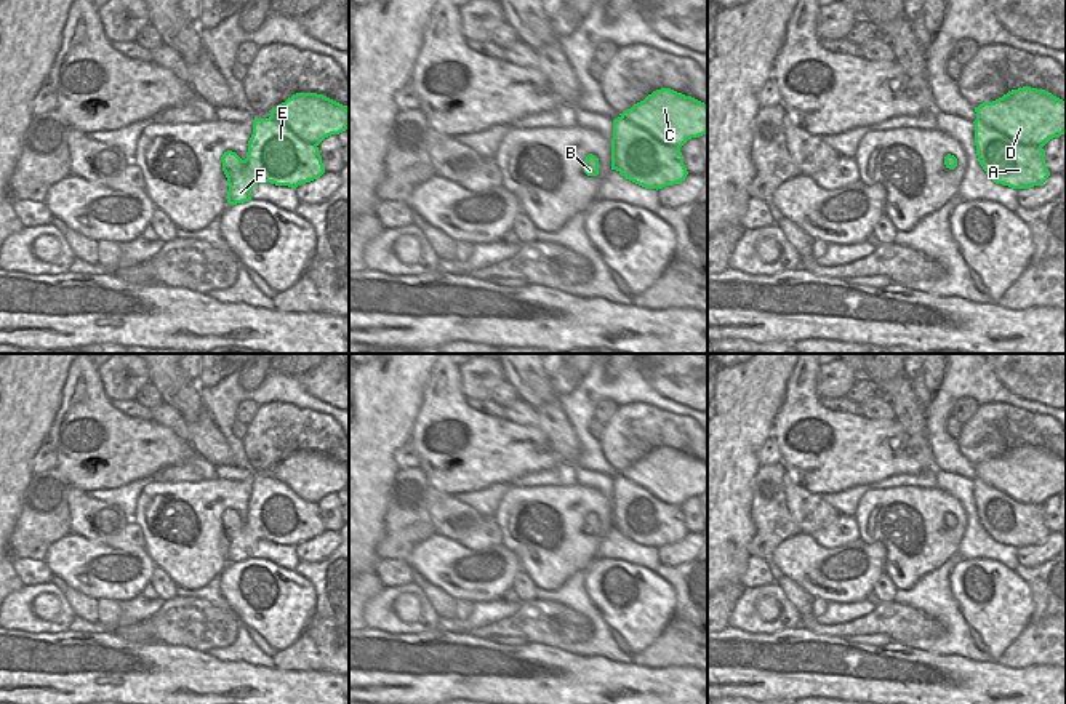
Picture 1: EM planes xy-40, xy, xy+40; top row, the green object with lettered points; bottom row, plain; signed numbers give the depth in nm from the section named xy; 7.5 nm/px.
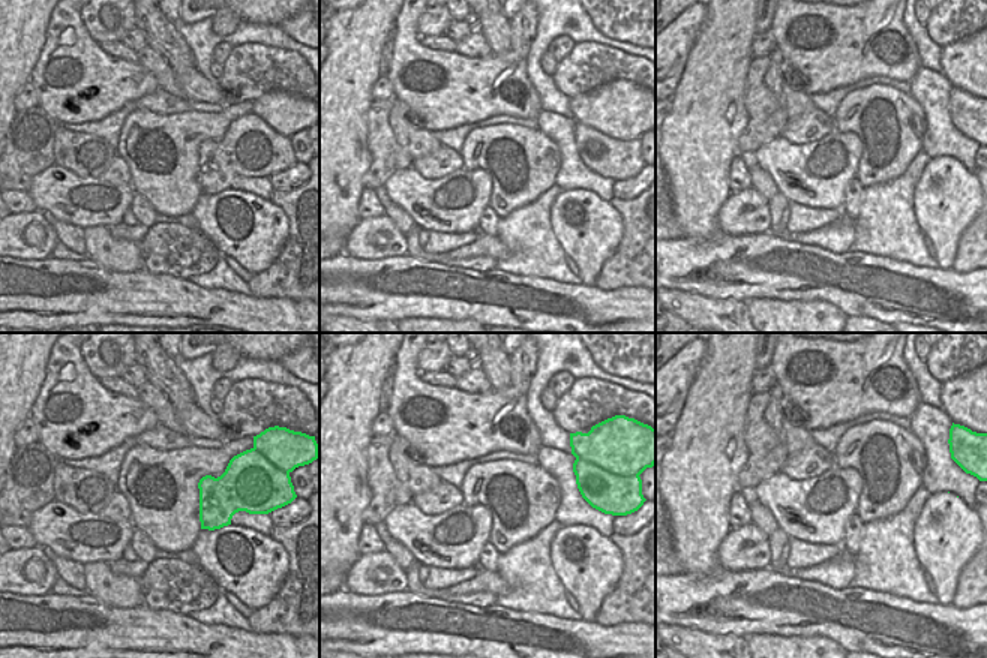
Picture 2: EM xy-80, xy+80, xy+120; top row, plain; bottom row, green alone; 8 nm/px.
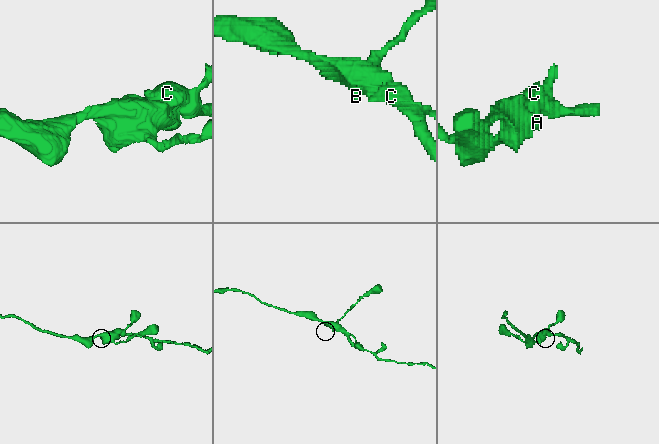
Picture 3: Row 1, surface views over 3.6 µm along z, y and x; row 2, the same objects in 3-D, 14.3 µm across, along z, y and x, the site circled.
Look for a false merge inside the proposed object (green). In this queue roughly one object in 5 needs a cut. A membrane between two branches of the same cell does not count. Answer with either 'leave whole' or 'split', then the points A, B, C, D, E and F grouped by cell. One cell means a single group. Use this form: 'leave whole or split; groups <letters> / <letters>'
leave whole; groups A B C D E F

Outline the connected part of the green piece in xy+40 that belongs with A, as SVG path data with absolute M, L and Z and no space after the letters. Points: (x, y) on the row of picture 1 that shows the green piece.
M1023 86L975 112L976 155L986 174L1012 189L1042 186L1050 176L1042 147L1066 133L1066 101Z

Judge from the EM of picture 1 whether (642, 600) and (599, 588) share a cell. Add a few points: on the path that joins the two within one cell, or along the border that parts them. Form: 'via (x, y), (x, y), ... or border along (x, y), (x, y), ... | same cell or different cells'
via (631, 597), (615, 597), (610, 602), (605, 599) | same cell

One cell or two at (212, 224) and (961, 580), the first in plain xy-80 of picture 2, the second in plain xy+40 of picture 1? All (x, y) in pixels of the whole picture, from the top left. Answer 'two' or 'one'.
one

